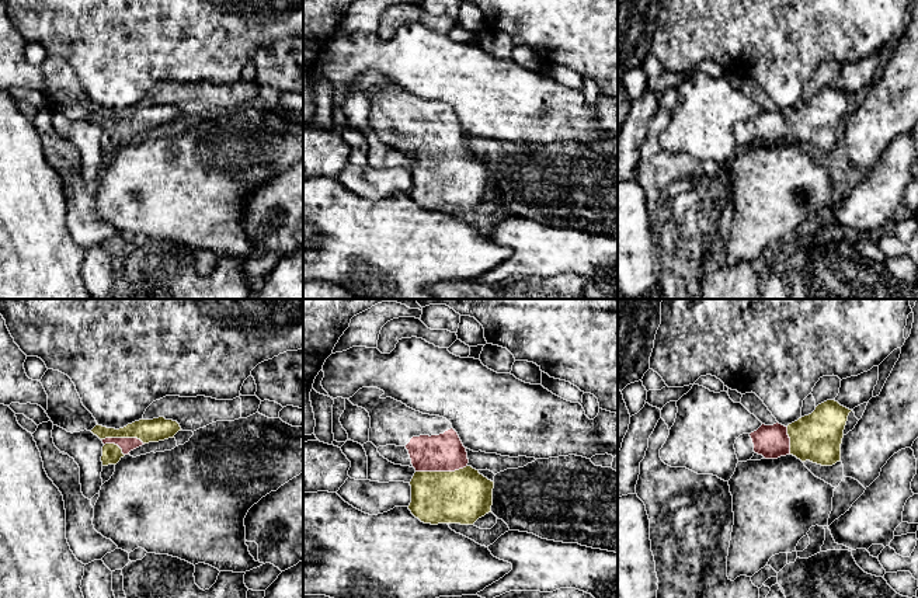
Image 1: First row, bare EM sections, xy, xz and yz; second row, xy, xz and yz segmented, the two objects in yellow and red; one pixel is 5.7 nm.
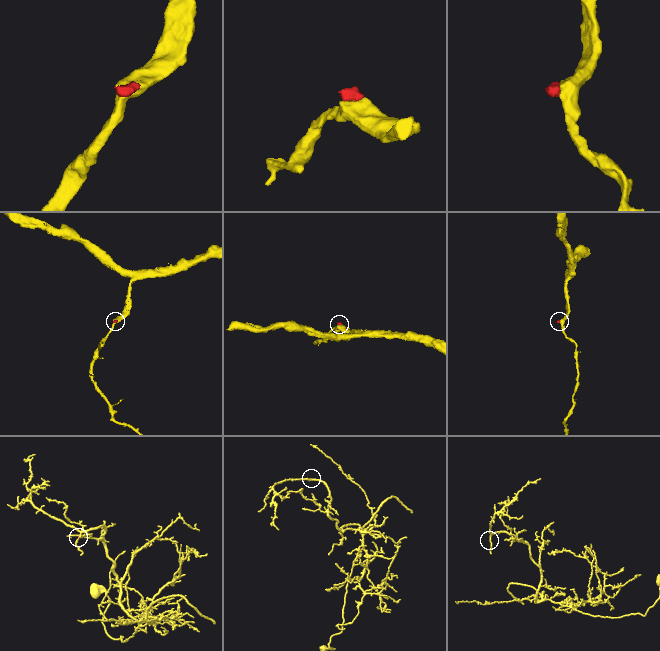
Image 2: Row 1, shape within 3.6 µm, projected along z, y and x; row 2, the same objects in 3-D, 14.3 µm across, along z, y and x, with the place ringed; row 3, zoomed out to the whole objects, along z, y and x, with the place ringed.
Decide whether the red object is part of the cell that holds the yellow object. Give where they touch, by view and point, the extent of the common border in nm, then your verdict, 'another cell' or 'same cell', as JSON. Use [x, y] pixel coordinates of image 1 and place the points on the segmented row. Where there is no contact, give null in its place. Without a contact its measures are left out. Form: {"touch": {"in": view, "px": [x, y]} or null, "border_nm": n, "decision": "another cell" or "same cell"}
{"touch": {"in": "xz", "px": [441, 472]}, "border_nm": 300, "decision": "same cell"}

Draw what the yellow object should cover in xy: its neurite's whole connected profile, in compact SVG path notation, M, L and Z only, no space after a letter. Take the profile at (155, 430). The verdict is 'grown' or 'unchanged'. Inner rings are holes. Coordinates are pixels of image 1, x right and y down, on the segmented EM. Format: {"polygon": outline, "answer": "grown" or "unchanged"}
{"polygon": "M164 417L153 420L142 418L119 430L98 424L91 430L104 444L101 456L102 466L117 465L131 451L149 442L174 438L178 431L181 431L180 424Z", "answer": "grown"}

